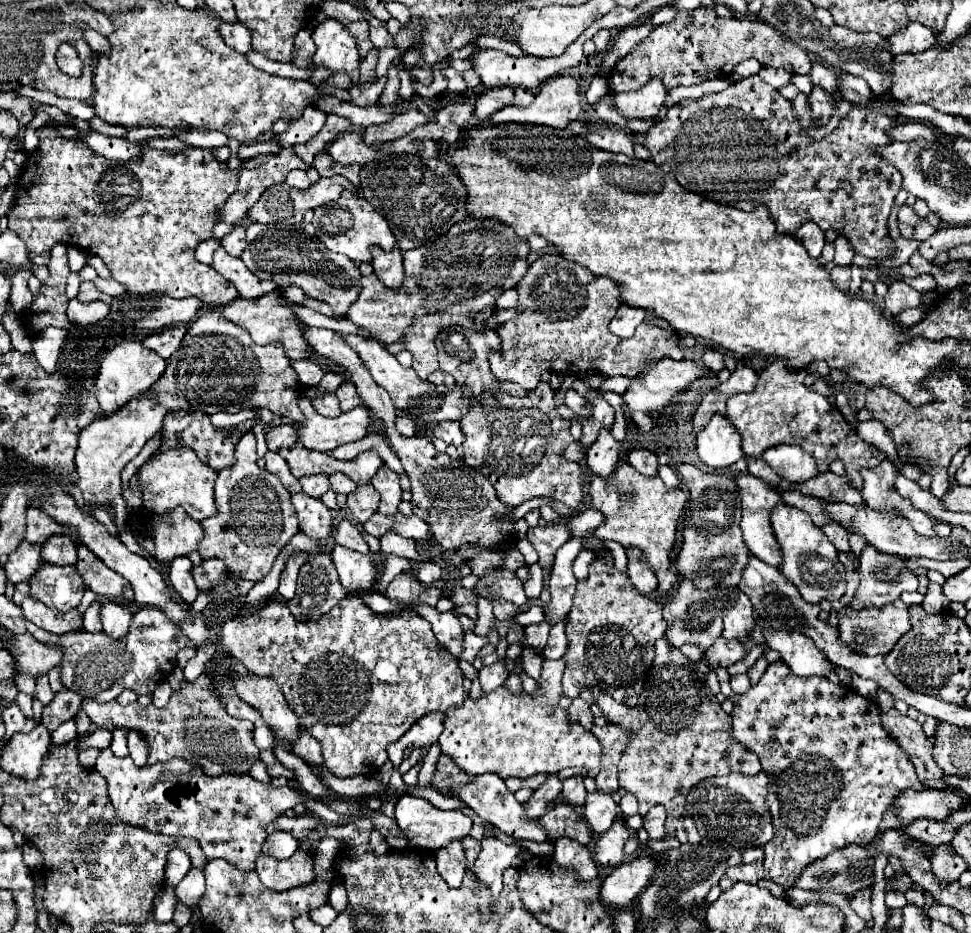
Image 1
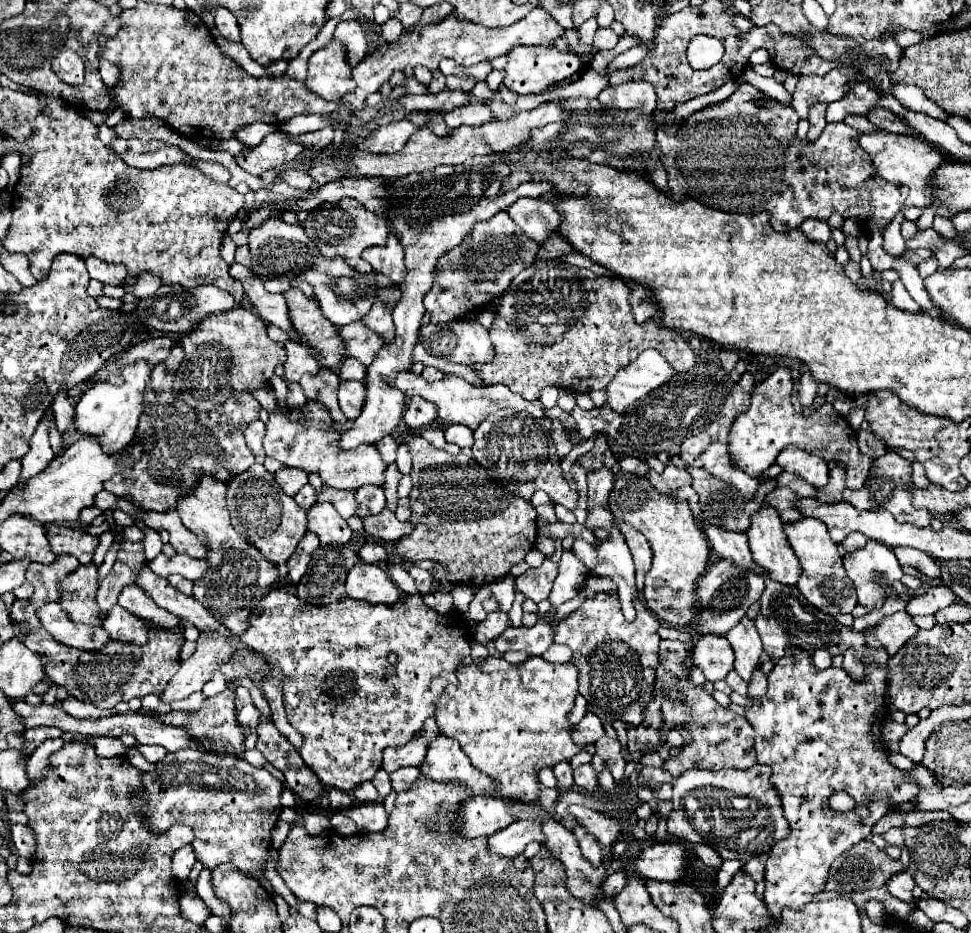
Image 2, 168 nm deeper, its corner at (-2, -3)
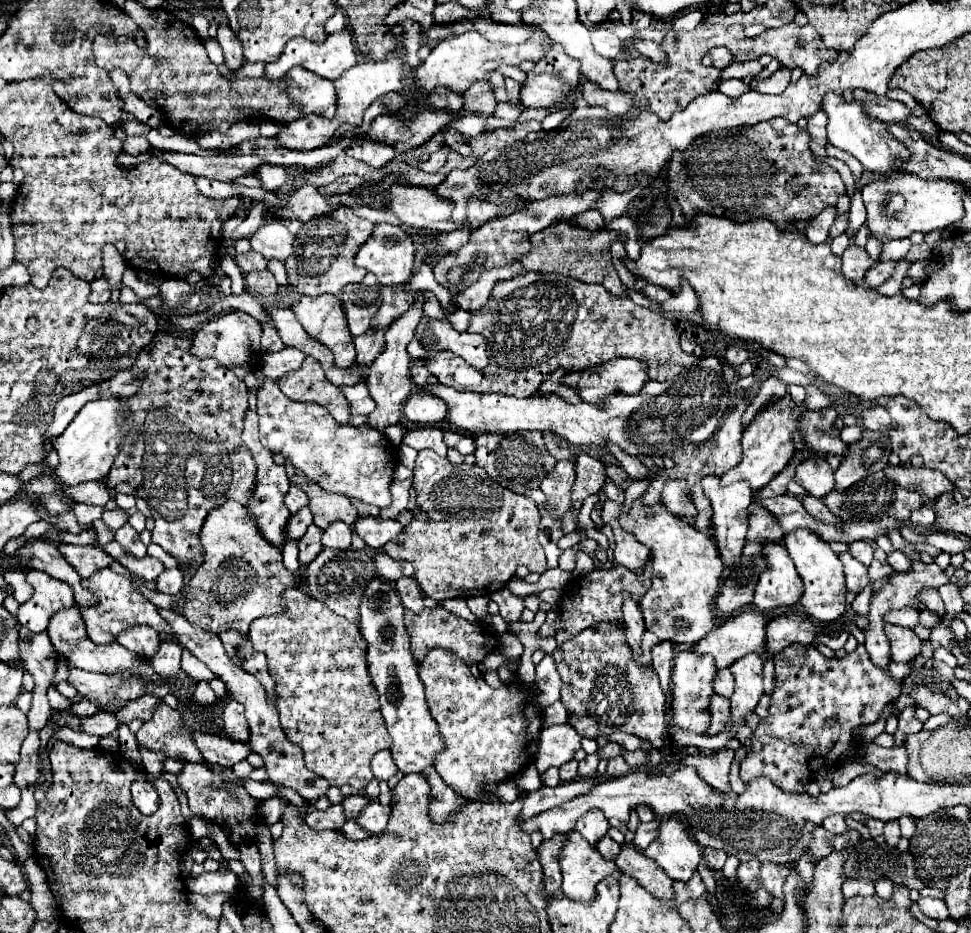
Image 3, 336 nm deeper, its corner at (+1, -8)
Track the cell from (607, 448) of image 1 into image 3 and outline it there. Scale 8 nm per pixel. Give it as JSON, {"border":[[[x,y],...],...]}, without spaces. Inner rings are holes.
{"border":[[[626,594],[624,598],[624,632],[626,632],[626,642],[632,648],[632,652],[642,654],[642,634],[644,634],[644,618],[642,612],[638,608],[638,604],[630,598],[630,594]]]}

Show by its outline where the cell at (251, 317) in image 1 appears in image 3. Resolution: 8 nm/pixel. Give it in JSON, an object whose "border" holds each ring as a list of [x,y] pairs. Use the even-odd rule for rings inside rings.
{"border":[[[322,294],[318,298],[308,298],[308,296],[298,296],[298,300],[292,304],[294,314],[298,316],[300,324],[304,326],[304,330],[314,336],[318,342],[322,342],[324,346],[328,346],[336,358],[336,366],[338,368],[350,368],[354,366],[354,336],[348,330],[346,324],[346,314],[342,312],[342,302],[332,296],[332,294]]]}

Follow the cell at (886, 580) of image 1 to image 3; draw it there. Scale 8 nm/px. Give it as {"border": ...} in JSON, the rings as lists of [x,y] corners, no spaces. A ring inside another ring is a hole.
{"border":[[[848,552],[838,554],[838,558],[844,564],[844,576],[846,576],[846,588],[854,594],[858,594],[860,590],[864,590],[870,580],[868,580],[868,570],[866,566],[862,566],[856,558],[852,558]]]}

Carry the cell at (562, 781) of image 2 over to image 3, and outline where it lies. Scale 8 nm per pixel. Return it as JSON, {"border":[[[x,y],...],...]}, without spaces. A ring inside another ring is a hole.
{"border":[[[570,760],[568,764],[560,766],[560,778],[562,778],[562,782],[570,782],[576,776],[578,776],[578,762],[576,760]]]}

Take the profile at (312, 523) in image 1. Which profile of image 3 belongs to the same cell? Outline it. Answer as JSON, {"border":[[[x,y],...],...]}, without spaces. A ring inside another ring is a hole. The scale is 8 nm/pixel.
{"border":[[[334,522],[332,526],[328,526],[328,528],[324,530],[322,544],[324,544],[326,548],[346,550],[346,548],[350,548],[350,538],[352,538],[350,526],[344,524],[344,522]]]}

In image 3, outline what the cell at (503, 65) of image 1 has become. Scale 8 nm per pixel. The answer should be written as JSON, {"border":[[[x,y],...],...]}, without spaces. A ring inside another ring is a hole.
{"border":[[[554,44],[550,52],[538,60],[536,68],[528,72],[528,80],[520,92],[520,104],[526,108],[554,108],[566,102],[580,80],[580,62],[566,56],[560,44]]]}

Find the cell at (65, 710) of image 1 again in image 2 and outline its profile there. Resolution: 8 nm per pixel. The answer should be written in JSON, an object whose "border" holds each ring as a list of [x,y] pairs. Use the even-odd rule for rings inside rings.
{"border":[[[39,727],[39,729],[27,729],[25,731],[25,749],[29,753],[33,753],[43,741],[47,739],[55,739],[55,737],[63,737],[63,731],[57,727]]]}

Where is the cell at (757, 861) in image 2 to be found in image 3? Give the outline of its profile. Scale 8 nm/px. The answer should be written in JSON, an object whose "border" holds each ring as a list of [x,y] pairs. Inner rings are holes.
{"border":[[[764,862],[760,868],[760,878],[764,888],[774,896],[774,898],[783,899],[784,880],[786,880],[786,868],[778,864]]]}

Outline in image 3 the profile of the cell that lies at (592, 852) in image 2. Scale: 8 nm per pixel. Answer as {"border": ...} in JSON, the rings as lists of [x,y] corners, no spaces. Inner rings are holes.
{"border":[[[594,810],[594,812],[586,812],[586,816],[582,816],[578,822],[576,822],[576,832],[580,832],[590,844],[596,844],[602,836],[606,836],[610,824],[608,820],[602,816],[602,812]]]}

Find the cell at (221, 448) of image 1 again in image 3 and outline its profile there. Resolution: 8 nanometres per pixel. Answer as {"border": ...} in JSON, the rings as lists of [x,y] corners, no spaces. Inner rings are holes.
{"border":[[[158,332],[156,338],[140,352],[136,364],[132,366],[132,372],[134,376],[138,376],[138,380],[142,382],[138,394],[126,398],[126,408],[130,408],[132,412],[132,428],[130,428],[130,436],[126,436],[126,440],[122,442],[122,448],[114,460],[114,468],[110,470],[108,478],[106,478],[106,486],[108,488],[114,488],[118,482],[128,482],[136,496],[144,498],[148,502],[148,508],[150,508],[150,514],[156,522],[154,530],[152,530],[152,542],[162,546],[168,554],[172,554],[178,564],[188,564],[188,568],[180,568],[182,574],[190,574],[194,576],[194,568],[198,564],[202,564],[202,544],[200,544],[200,528],[206,520],[206,516],[210,514],[210,508],[218,508],[218,504],[224,504],[226,500],[236,500],[238,504],[242,506],[248,506],[250,502],[250,496],[254,492],[254,484],[256,484],[256,464],[252,460],[252,454],[250,450],[242,444],[241,434],[243,430],[244,412],[248,410],[248,396],[249,389],[242,380],[238,380],[234,376],[234,372],[230,372],[228,368],[222,368],[222,364],[218,364],[218,360],[198,360],[196,356],[190,356],[190,336],[176,336],[176,334],[170,334],[170,332]]]}

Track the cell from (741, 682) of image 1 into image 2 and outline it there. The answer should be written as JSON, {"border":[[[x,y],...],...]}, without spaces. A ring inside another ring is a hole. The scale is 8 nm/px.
{"border":[[[731,671],[731,673],[725,677],[725,681],[727,681],[727,685],[729,685],[735,693],[739,693],[739,695],[747,695],[747,683],[745,683],[735,671]]]}

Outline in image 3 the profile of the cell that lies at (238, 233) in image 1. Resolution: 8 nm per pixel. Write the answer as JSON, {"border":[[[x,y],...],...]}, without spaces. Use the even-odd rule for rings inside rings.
{"border":[[[246,252],[246,254],[236,254],[236,264],[244,274],[254,272],[254,270],[264,270],[266,268],[266,258],[258,256],[258,252]]]}

